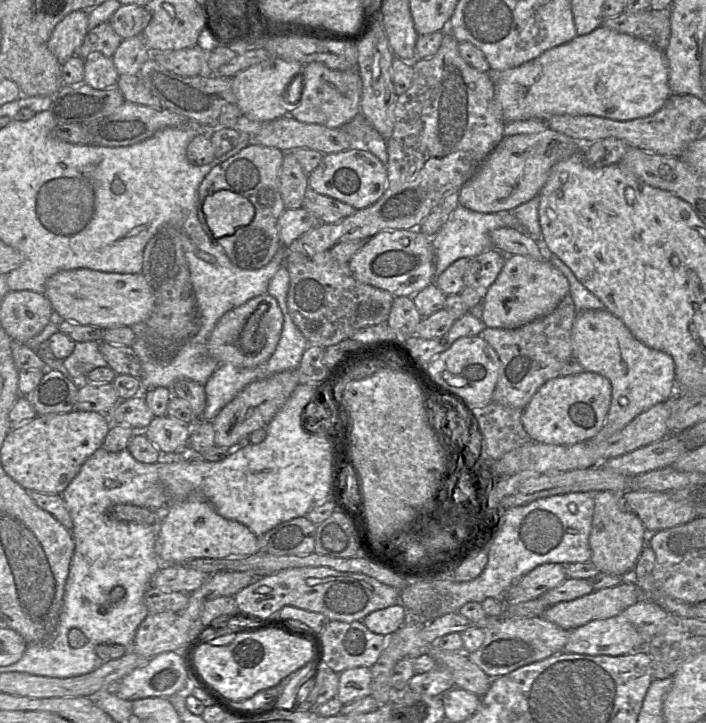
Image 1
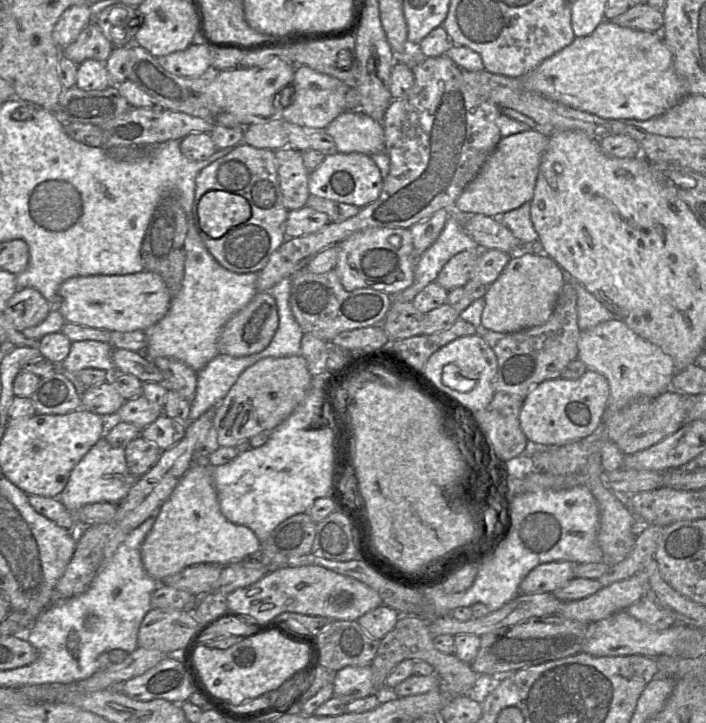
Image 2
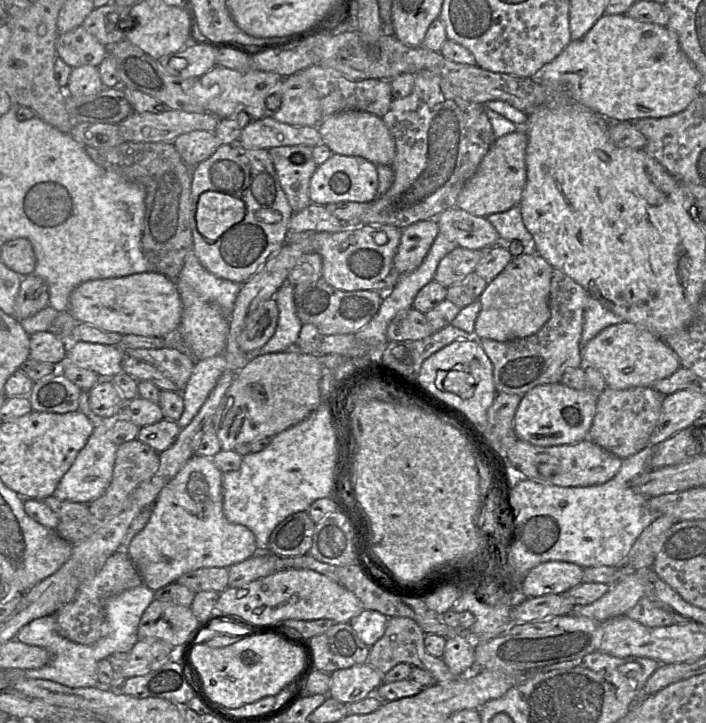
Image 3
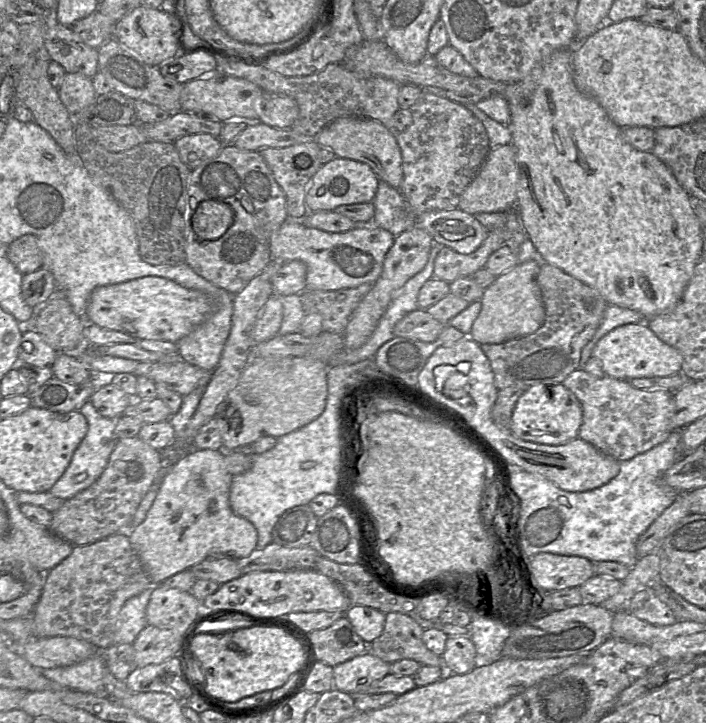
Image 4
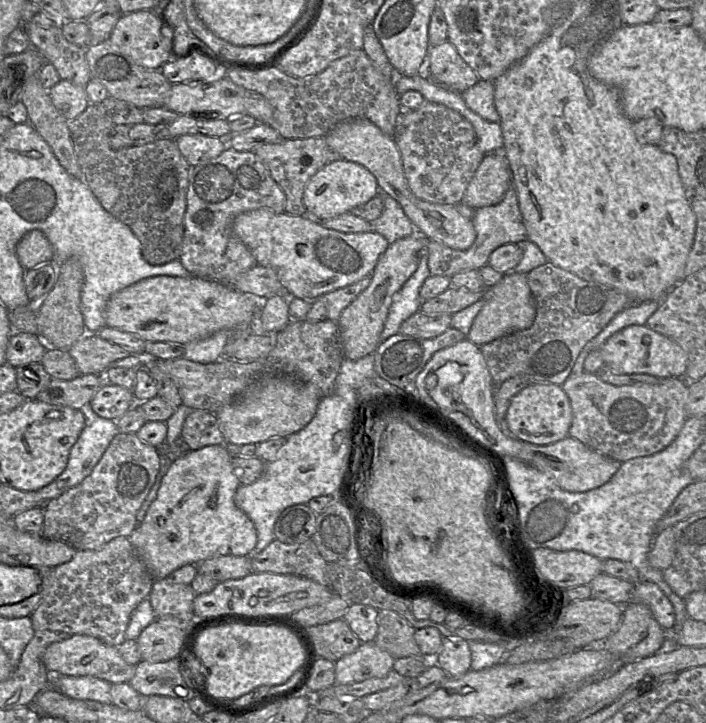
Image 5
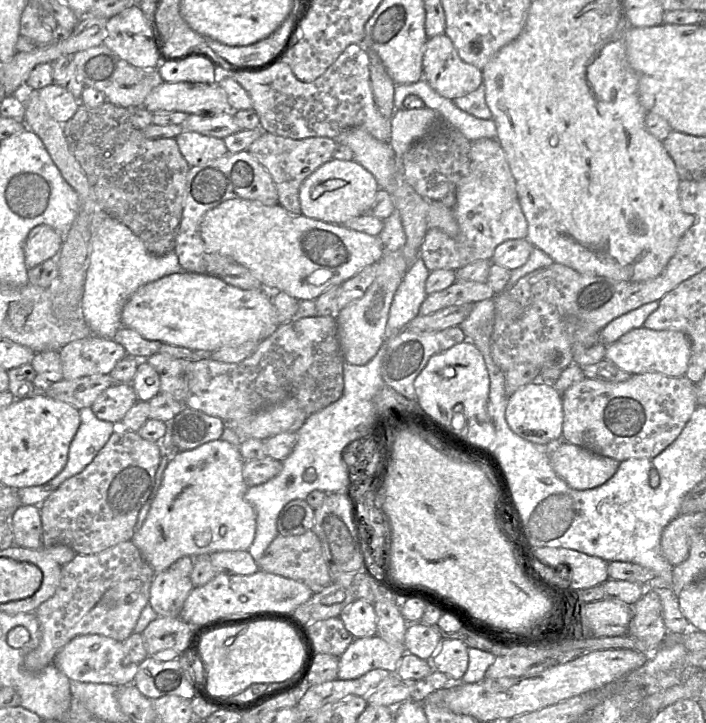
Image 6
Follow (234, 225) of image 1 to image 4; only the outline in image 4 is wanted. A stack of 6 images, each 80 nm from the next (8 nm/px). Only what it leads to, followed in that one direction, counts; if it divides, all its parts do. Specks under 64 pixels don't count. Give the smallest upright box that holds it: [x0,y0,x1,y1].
[192,200,233,241]

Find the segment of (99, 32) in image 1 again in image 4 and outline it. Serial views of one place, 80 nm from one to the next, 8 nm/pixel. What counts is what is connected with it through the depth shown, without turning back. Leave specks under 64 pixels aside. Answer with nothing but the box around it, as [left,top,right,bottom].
[44,22,98,78]

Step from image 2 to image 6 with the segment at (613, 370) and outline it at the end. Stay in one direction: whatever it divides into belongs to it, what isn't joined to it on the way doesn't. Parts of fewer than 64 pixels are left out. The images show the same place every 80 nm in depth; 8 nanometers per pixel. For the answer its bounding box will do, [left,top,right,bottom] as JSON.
[605,326,690,377]

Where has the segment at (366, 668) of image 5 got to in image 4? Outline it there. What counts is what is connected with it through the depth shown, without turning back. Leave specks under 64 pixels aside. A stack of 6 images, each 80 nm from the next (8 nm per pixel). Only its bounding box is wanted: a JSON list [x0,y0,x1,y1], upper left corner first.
[332,650,390,696]

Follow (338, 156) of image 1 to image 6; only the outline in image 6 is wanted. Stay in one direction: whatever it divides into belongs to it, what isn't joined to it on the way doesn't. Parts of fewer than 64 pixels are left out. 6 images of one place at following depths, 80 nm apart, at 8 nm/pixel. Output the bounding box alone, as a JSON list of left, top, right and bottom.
[299,159,379,225]

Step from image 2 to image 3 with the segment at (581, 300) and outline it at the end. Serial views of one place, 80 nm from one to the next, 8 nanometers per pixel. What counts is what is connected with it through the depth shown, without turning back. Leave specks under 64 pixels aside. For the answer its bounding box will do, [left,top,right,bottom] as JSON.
[580,296,622,350]

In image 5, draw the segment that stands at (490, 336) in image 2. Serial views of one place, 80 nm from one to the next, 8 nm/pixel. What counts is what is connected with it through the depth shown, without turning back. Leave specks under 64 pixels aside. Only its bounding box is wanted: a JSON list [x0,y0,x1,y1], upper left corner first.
[480,262,635,387]

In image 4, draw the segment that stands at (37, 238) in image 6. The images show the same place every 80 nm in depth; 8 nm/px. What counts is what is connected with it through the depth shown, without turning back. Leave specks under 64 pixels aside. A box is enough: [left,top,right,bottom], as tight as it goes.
[7,234,44,274]

